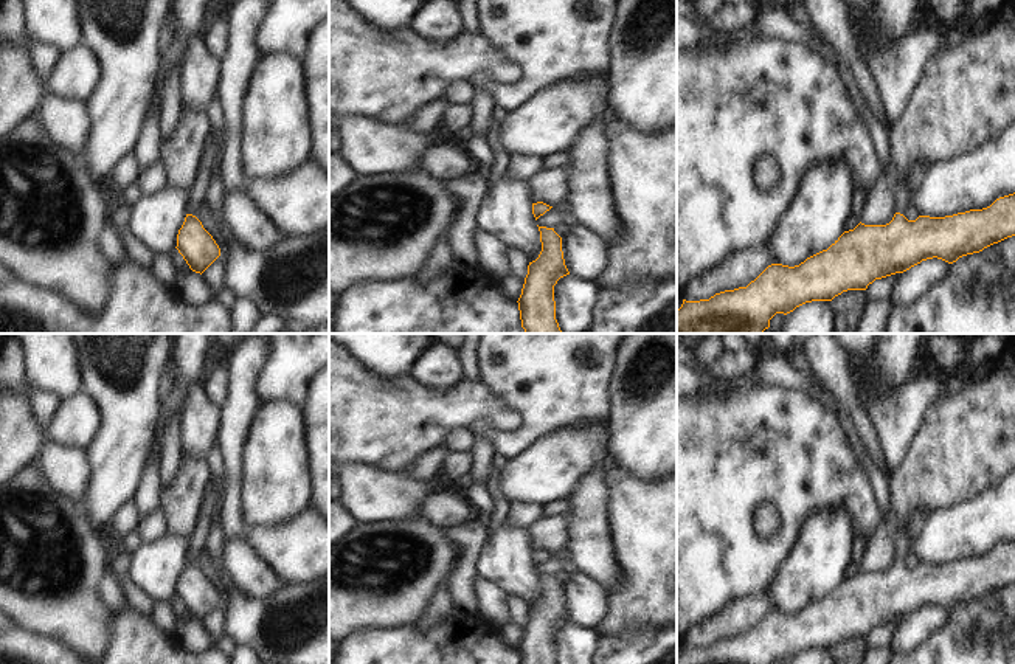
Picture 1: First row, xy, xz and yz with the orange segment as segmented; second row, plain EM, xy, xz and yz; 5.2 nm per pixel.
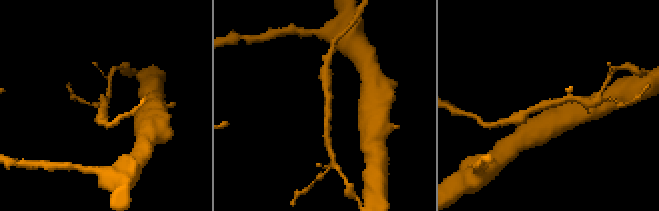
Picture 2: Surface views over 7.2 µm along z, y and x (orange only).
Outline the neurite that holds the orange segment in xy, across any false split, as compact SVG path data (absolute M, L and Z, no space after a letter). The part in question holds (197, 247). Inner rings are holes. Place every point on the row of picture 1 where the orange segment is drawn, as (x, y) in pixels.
M210 130L205 135L196 182L188 192L186 217L177 234L177 250L196 273L203 273L219 256L220 248L213 236L197 219L200 206L205 203L205 191L211 178L211 166L219 155L219 140Z

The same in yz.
M908 182L897 191L895 214L886 225L858 223L844 231L827 250L795 267L771 264L747 287L715 293L709 299L686 301L677 310L677 334L764 334L776 313L790 313L812 301L832 301L847 290L866 290L875 279L903 273L927 259L948 264L1015 236L1015 192L990 206L945 217L905 217L913 192Z

